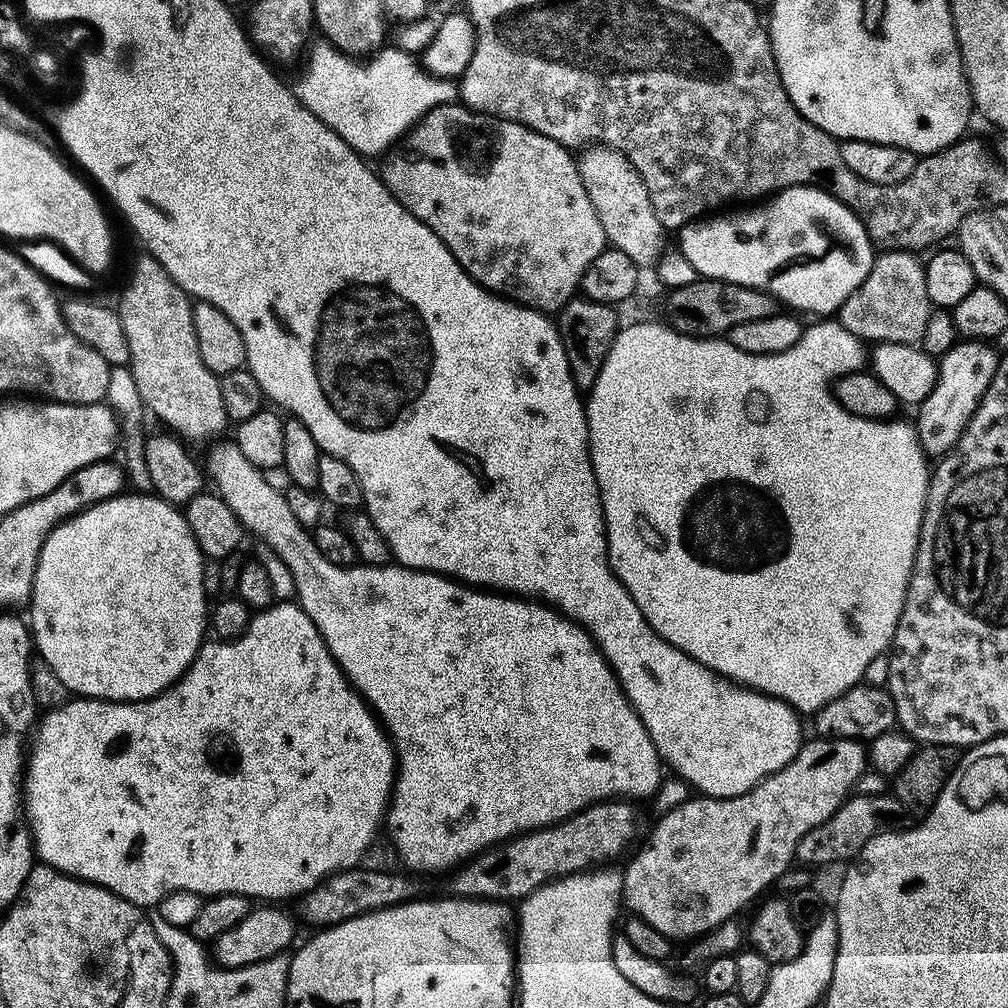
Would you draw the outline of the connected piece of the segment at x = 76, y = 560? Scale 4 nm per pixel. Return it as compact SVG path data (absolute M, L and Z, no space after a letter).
M121 494L112 500L103 500L92 508L85 508L77 516L51 532L42 546L40 561L36 567L36 577L32 583L30 609L30 631L34 641L35 651L46 667L58 676L68 687L69 693L80 698L94 700L114 700L117 702L143 702L159 696L166 689L171 688L183 676L185 670L192 664L196 651L205 643L206 617L210 612L210 604L206 599L202 584L203 566L206 557L201 552L190 526L186 522L183 511L175 504L168 504L155 494Z

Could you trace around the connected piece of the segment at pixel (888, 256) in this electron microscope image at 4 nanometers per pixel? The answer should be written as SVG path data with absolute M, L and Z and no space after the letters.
M884 250L875 257L870 274L840 306L838 322L861 341L919 345L934 309L927 296L921 257L903 250Z

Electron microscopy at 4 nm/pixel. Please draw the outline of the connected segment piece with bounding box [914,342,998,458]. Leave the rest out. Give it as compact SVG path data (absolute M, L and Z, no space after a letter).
M956 342L947 353L939 357L937 374L942 374L942 382L939 382L936 394L928 396L915 409L916 437L925 457L943 458L951 452L975 415L980 399L986 394L994 378L997 361L997 349L993 347L986 350L986 342L983 346L961 346Z

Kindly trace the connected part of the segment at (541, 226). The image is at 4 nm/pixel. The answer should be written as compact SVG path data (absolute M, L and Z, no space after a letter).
M449 102L425 112L395 147L383 153L378 175L405 210L438 234L477 284L525 308L556 312L577 295L583 272L606 249L602 224L587 197L577 161L568 152L565 145L518 122Z

